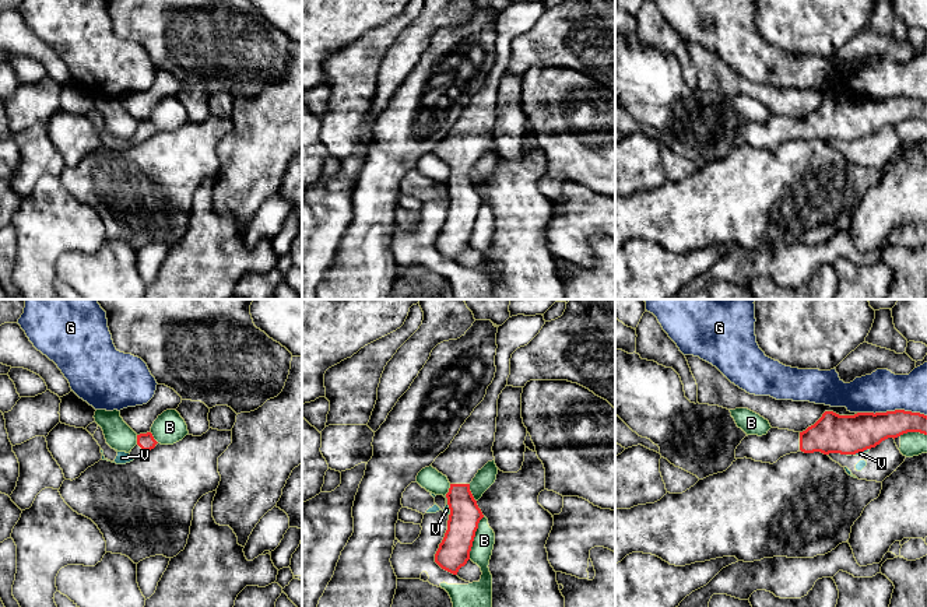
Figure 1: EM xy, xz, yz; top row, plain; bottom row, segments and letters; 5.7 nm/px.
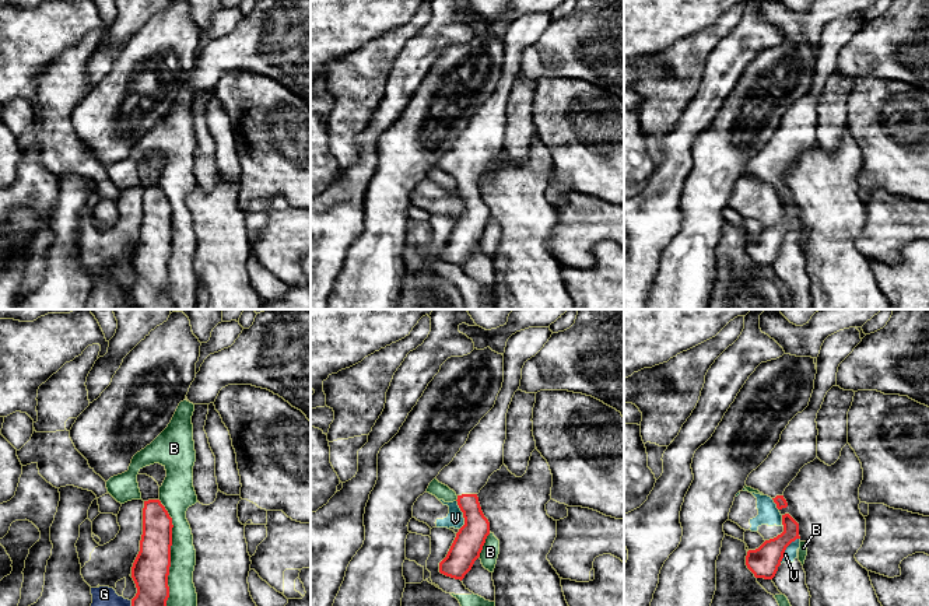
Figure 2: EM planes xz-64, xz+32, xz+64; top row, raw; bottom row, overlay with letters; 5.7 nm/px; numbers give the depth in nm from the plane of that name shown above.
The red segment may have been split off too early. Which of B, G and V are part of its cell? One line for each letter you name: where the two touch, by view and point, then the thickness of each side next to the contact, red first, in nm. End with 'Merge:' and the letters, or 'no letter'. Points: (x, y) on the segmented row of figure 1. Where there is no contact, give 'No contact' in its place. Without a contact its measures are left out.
Merge: no letter

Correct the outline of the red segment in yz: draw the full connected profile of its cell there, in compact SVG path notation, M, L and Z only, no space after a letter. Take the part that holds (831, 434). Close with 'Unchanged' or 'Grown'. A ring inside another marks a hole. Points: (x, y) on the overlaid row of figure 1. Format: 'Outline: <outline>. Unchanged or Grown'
Outline: M905 410L854 415L825 411L803 432L770 428L766 435L745 436L735 449L735 459L747 457L773 464L797 452L856 455L907 432L927 435L927 415Z. Grown

